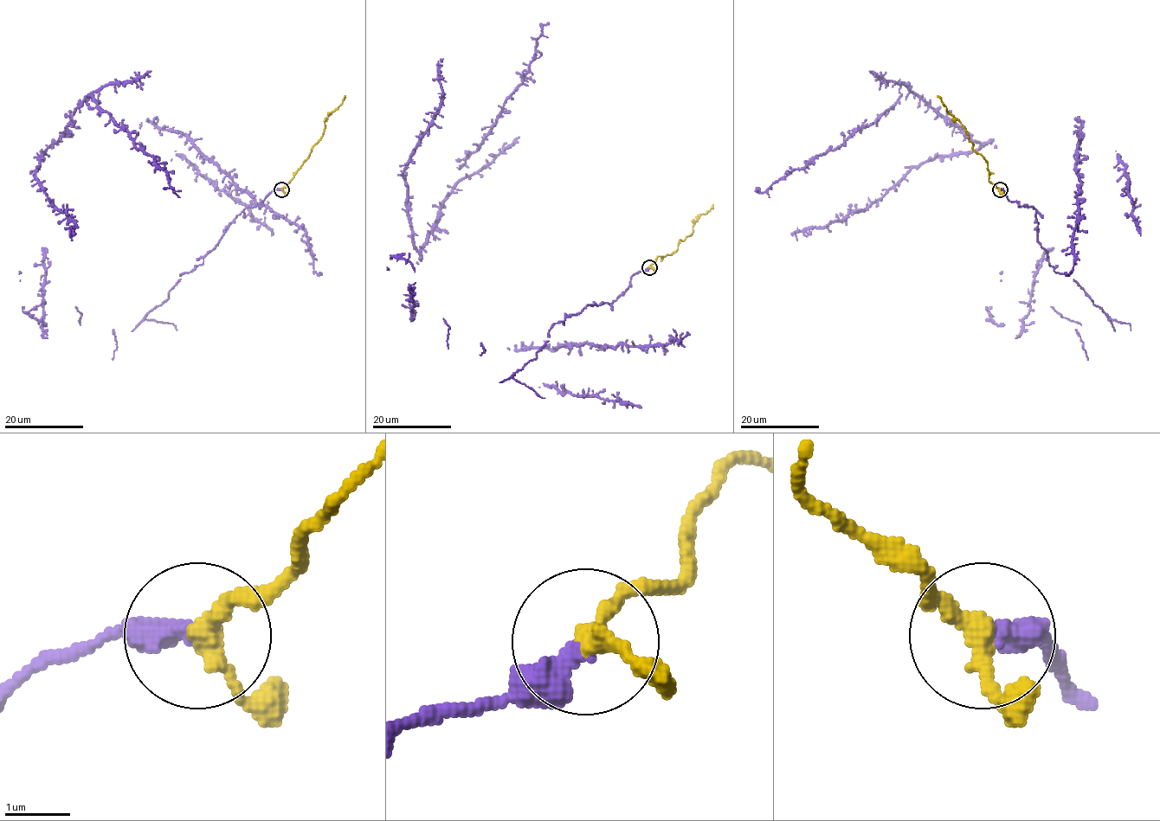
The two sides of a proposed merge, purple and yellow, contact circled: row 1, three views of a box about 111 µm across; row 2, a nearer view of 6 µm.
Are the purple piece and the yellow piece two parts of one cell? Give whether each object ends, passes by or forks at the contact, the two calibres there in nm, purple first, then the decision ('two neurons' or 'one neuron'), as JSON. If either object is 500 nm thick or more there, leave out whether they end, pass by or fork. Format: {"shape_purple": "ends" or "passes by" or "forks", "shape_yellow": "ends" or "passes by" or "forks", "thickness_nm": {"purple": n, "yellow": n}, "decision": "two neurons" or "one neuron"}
{"shape_purple": "ends", "shape_yellow": "passes by", "thickness_nm": {"purple": 380, "yellow": 280}, "decision": "one neuron"}

